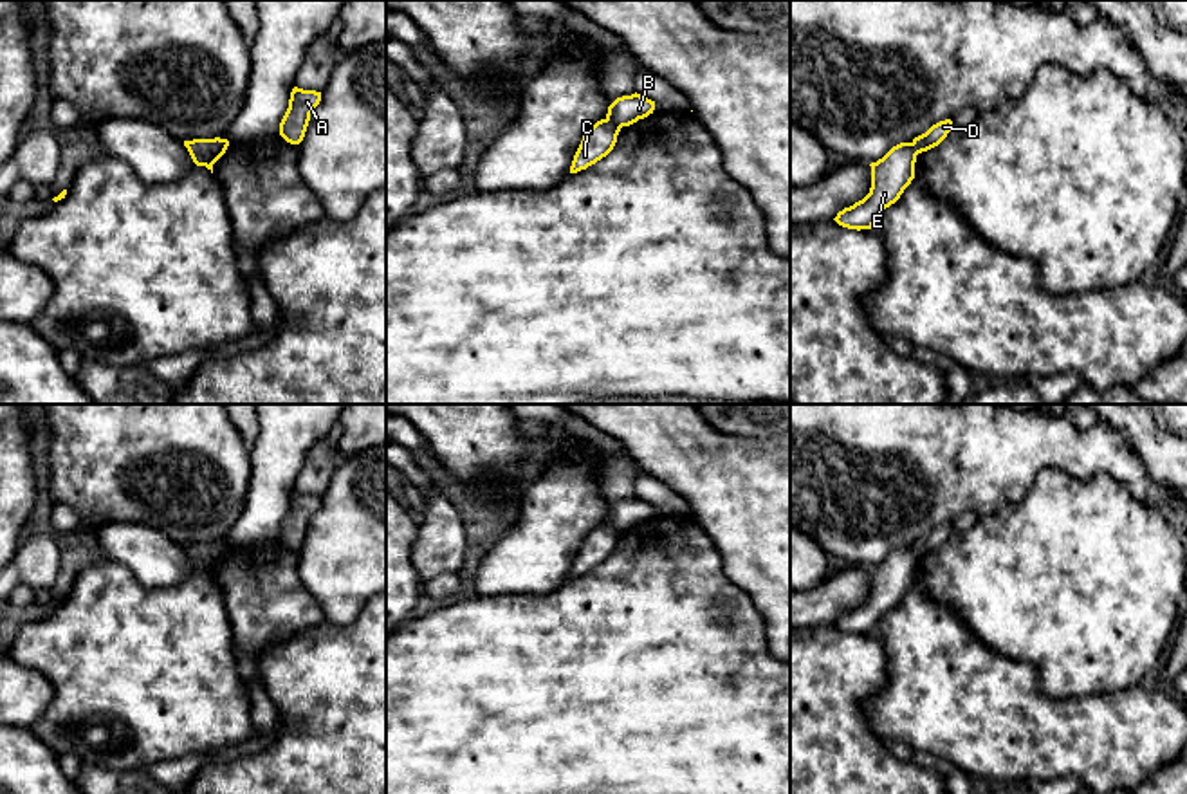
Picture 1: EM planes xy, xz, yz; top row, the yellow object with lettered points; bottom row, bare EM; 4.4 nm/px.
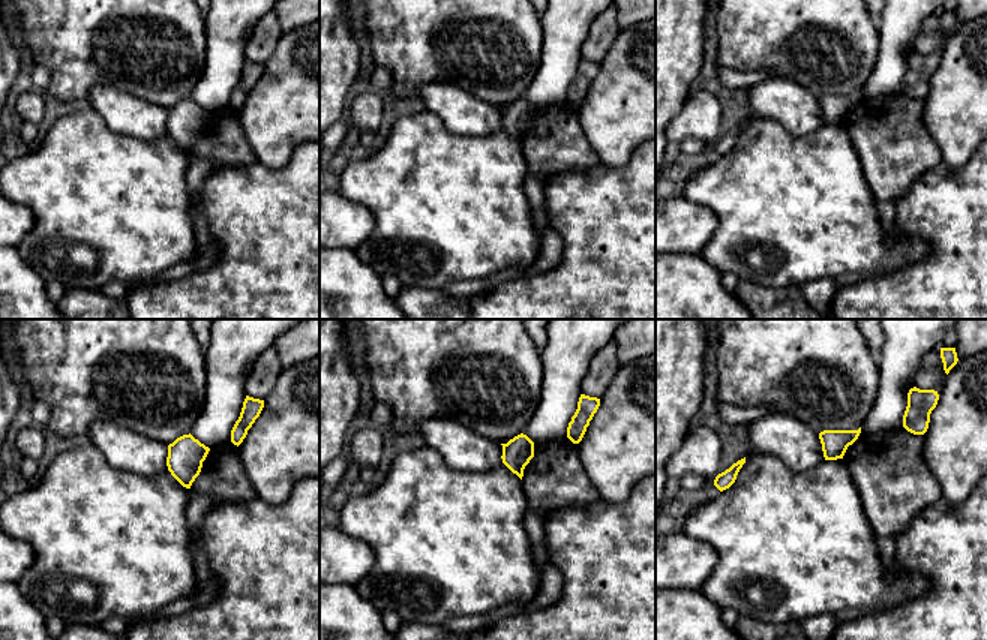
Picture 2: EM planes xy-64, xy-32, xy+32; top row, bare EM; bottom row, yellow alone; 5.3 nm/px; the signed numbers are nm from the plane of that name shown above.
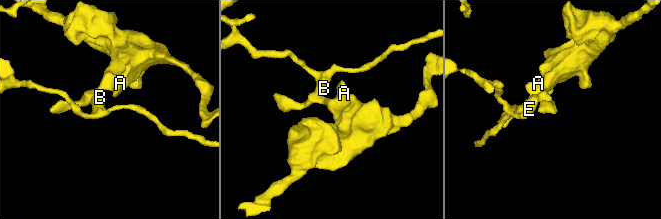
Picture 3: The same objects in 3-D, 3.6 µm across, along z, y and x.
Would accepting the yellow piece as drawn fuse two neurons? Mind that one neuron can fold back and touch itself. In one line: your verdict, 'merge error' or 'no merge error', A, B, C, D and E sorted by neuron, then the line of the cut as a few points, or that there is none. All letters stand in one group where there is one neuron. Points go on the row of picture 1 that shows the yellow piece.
merge error | A C D / B E | xy (224, 139), (202, 165)

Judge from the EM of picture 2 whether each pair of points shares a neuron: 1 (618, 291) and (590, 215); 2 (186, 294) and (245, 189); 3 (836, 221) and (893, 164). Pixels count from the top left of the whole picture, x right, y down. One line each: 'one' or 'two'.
1: one
2: one
3: two

